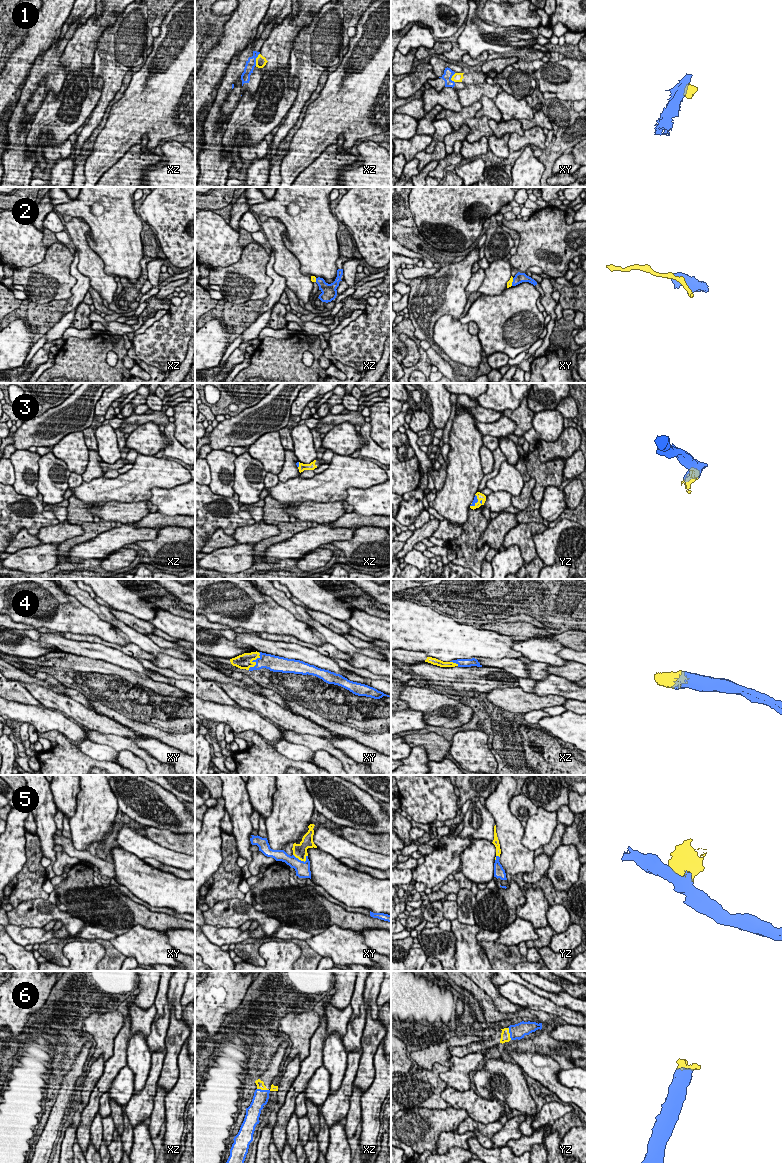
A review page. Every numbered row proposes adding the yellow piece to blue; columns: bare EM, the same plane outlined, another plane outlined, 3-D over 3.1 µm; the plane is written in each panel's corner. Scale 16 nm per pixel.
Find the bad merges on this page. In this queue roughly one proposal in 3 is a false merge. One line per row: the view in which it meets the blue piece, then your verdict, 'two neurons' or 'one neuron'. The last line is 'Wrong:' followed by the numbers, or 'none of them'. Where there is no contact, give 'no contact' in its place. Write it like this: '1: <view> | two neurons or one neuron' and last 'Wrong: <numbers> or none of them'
1: xz | two neurons
2: xy | two neurons
3: yz | one neuron
4: xy | one neuron
5: xy | one neuron
6: xz | one neuron
Wrong: 1, 2

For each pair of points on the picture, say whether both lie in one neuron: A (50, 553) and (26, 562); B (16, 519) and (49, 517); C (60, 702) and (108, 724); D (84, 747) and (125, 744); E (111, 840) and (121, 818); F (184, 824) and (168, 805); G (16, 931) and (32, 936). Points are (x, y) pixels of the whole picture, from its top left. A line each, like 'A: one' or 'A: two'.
A: one
B: one
C: one
D: two
E: one
F: one
G: one

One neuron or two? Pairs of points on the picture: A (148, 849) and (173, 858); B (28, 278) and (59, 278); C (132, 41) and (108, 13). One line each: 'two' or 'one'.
A: one
B: one
C: two

